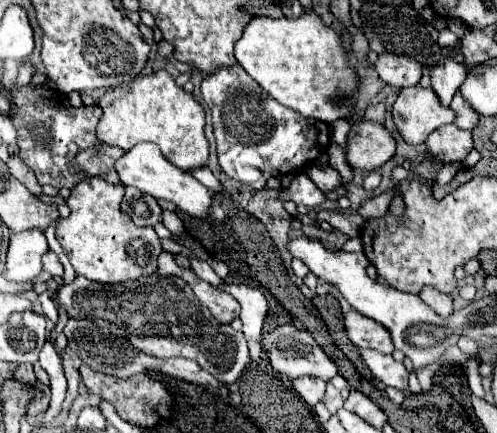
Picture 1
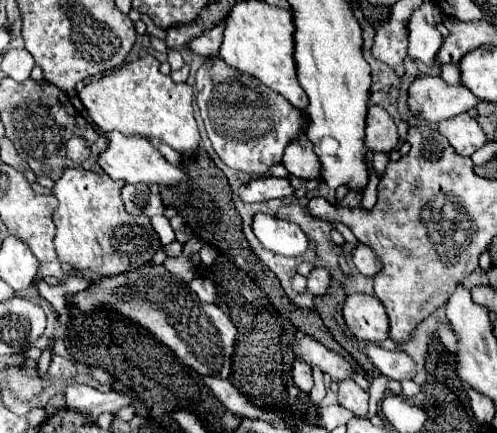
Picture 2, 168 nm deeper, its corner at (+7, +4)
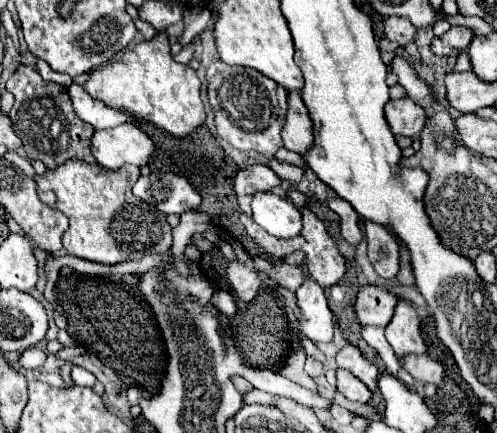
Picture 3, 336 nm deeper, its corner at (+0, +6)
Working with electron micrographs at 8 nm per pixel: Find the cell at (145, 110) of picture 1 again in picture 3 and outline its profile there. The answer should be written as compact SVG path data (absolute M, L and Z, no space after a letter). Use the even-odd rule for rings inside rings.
M166 31L156 33L150 41L138 43L124 55L122 61L94 69L84 87L104 105L136 113L176 137L190 135L206 119L200 99L200 79L196 77L194 69L172 59Z

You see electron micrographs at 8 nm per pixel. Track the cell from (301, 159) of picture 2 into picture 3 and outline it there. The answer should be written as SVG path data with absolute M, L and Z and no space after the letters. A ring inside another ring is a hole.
M290 91L288 95L288 117L282 129L282 141L286 149L296 153L304 153L314 141L312 121L298 91Z

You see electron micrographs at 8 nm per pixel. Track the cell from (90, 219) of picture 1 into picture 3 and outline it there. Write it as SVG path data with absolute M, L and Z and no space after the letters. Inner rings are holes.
M80 159L48 169L44 175L34 175L40 201L62 211L70 219L70 227L62 237L64 249L70 255L114 265L136 261L150 253L162 253L172 247L172 227L168 225L166 215L132 193L132 185L140 175L140 169L135 165L125 164L116 171L108 171Z

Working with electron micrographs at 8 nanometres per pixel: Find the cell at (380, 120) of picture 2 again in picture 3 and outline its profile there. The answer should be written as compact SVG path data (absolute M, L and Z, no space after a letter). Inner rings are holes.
M404 97L386 103L386 119L394 135L408 135L412 139L418 139L420 131L426 125L426 111L410 97Z

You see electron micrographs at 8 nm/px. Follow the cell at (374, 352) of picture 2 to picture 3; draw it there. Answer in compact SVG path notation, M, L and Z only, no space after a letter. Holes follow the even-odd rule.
M408 355L402 361L402 367L416 379L422 383L434 383L440 385L444 379L444 367L430 359L428 355Z

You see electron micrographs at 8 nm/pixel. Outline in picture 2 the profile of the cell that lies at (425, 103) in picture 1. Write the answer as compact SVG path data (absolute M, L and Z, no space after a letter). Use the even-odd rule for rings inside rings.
M419 77L409 85L407 107L431 125L461 115L479 103L463 85L447 85L441 77Z

